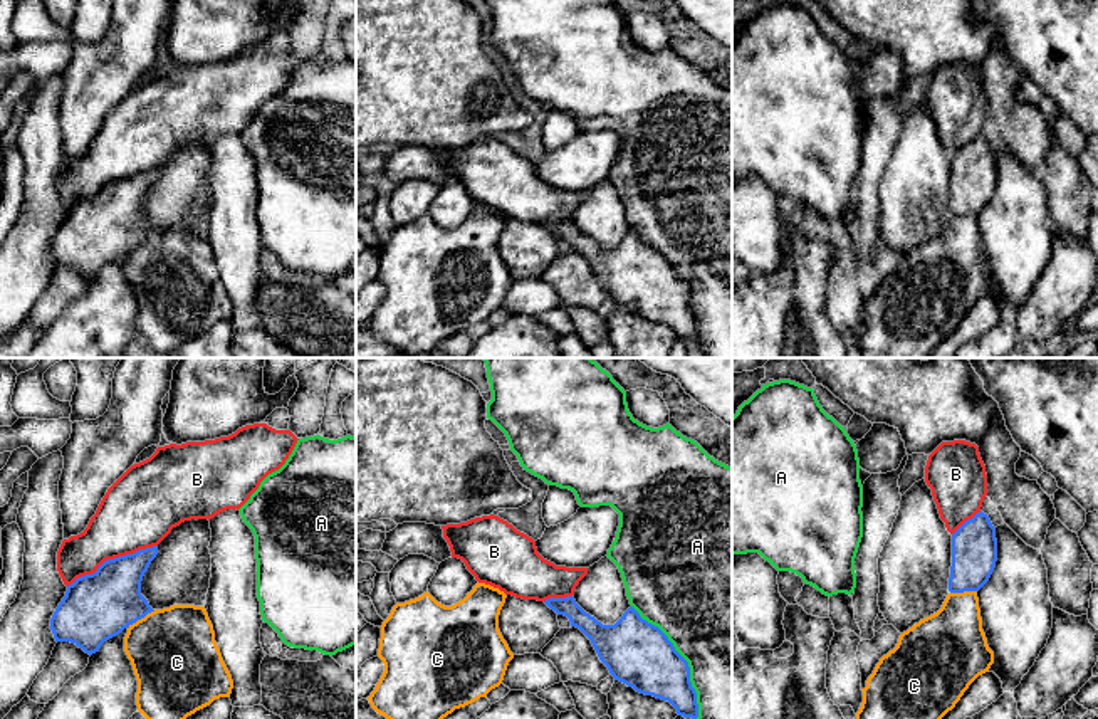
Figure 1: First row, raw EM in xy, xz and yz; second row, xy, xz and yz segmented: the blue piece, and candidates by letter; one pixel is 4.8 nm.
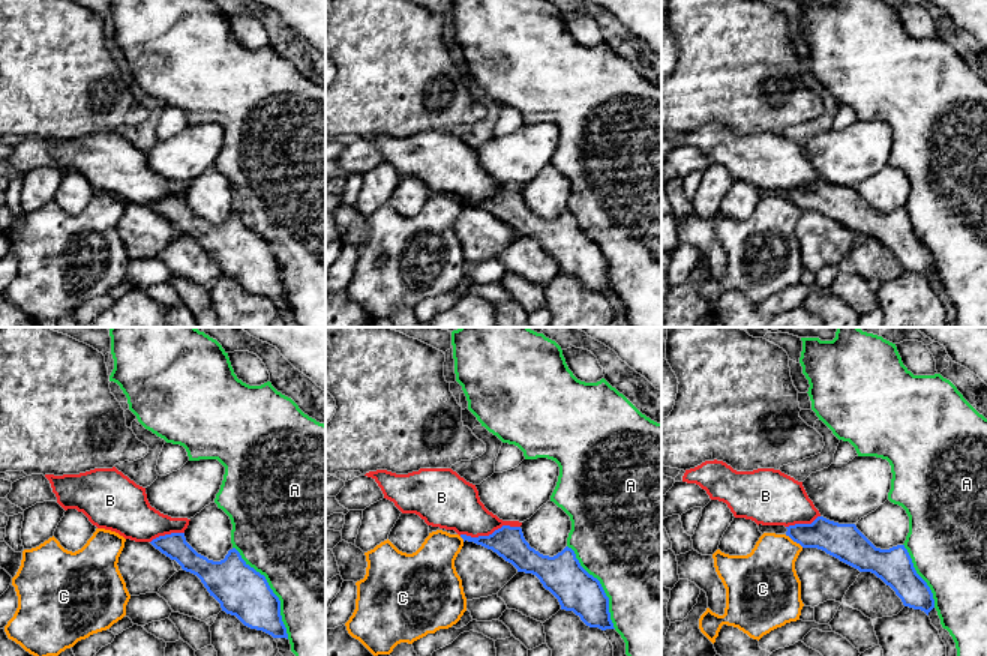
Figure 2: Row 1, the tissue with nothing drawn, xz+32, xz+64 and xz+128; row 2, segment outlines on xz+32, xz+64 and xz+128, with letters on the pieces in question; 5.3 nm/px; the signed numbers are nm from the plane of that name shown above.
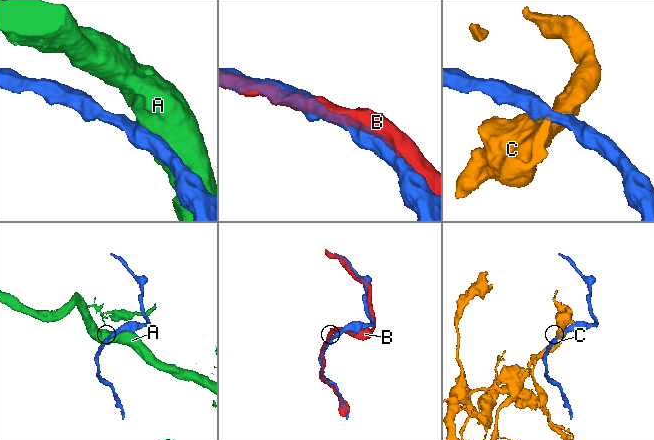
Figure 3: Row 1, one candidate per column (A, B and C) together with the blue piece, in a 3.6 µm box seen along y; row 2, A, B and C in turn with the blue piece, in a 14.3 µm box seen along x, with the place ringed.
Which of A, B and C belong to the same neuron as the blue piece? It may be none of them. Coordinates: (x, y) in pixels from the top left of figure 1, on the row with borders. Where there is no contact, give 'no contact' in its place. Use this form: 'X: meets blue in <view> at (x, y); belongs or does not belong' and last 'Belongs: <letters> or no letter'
A: meets blue in xz at (684, 659); does not belong
B: meets blue in xy at (111, 560); belongs
C: meets blue in xy at (141, 617); does not belong
Belongs: B

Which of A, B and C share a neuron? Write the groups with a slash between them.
A / B / C

